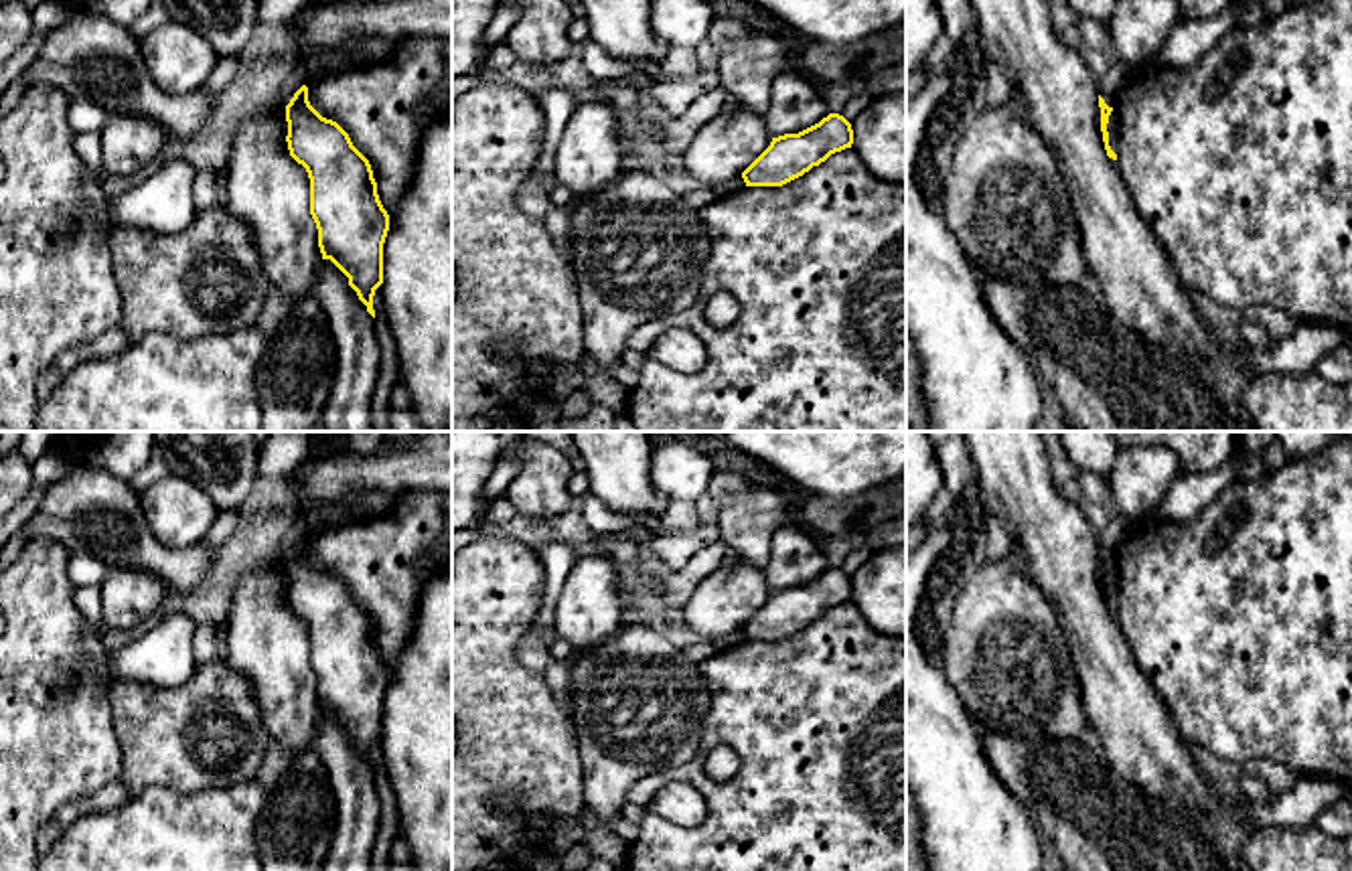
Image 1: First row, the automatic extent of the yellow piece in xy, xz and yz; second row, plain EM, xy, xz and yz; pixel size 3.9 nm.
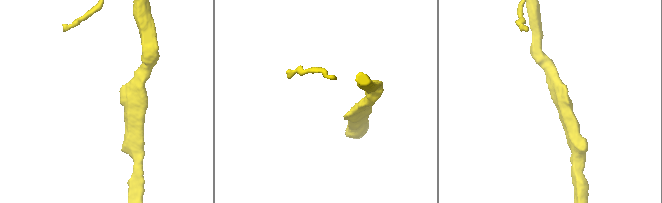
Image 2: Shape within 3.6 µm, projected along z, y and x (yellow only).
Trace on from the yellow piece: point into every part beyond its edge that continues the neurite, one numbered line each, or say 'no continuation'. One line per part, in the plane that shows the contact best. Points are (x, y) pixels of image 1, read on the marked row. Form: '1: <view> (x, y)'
no continuation

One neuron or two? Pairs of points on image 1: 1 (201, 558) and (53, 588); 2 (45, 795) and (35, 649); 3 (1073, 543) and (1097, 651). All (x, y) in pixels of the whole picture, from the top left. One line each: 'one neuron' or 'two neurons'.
1: two neurons
2: one neuron
3: one neuron

